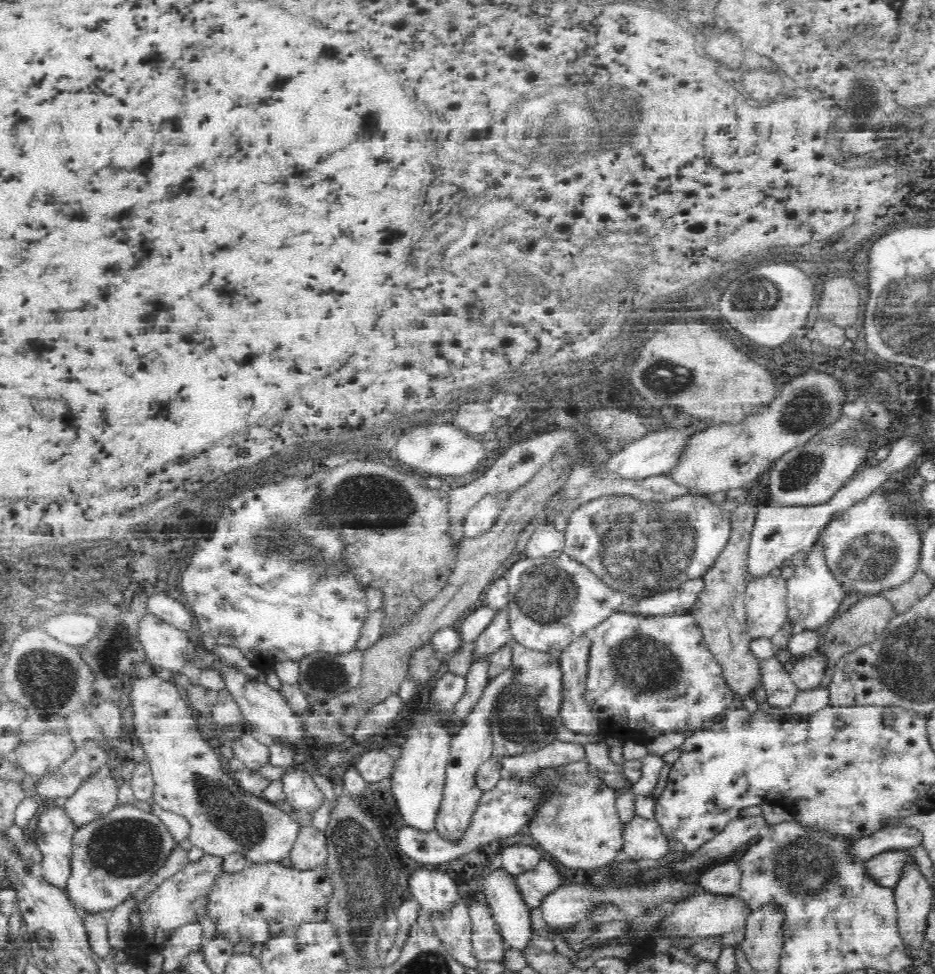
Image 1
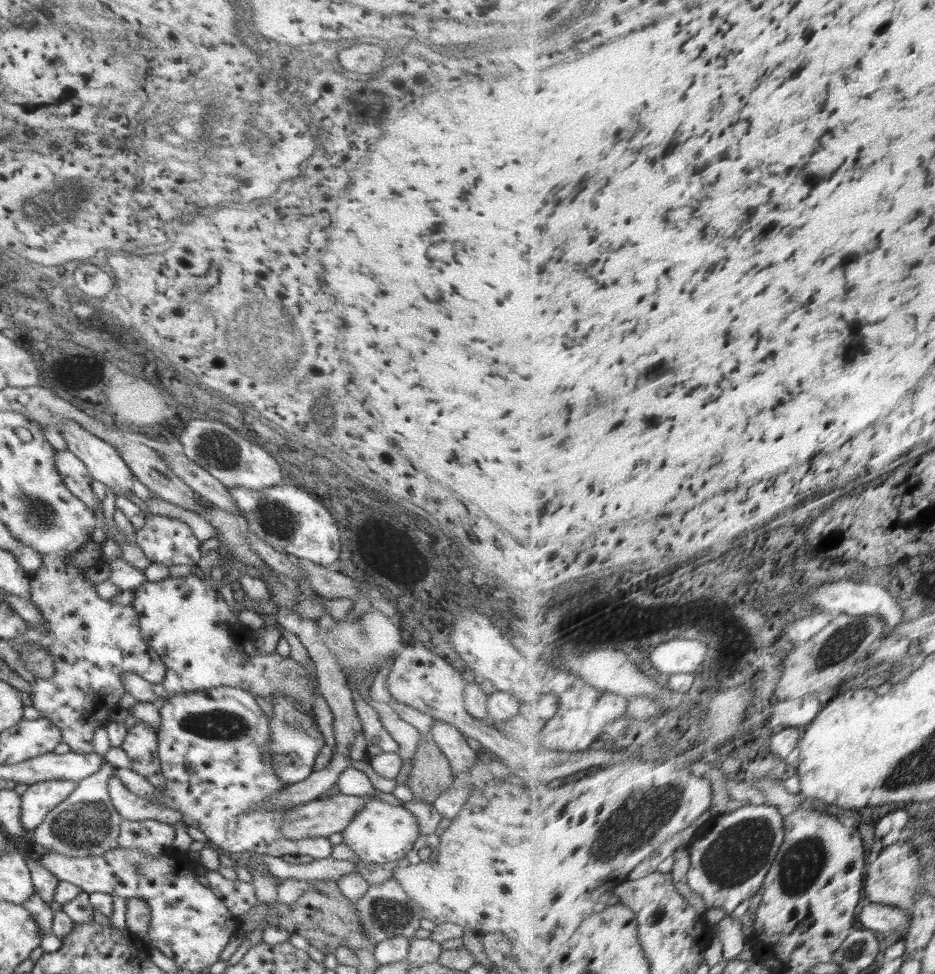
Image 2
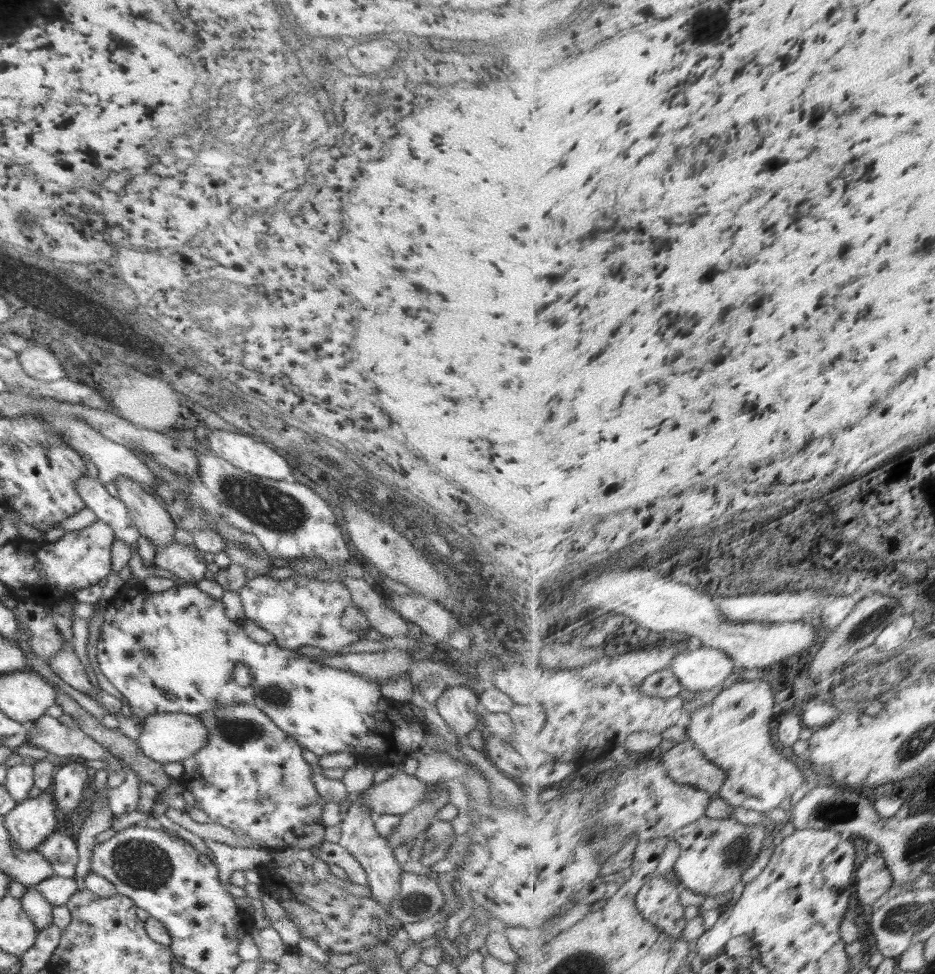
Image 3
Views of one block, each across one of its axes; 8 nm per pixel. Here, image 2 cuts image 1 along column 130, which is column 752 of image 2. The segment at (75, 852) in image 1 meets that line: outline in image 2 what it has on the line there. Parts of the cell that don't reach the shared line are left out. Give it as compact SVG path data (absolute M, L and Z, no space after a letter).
M754 801L752 805L717 816L716 822L708 834L698 834L698 840L691 846L691 870L688 874L688 884L702 894L708 908L721 908L727 915L733 912L745 901L751 898L766 884L768 874L775 864L775 860L785 843L787 828L785 827L784 812L775 805Z

